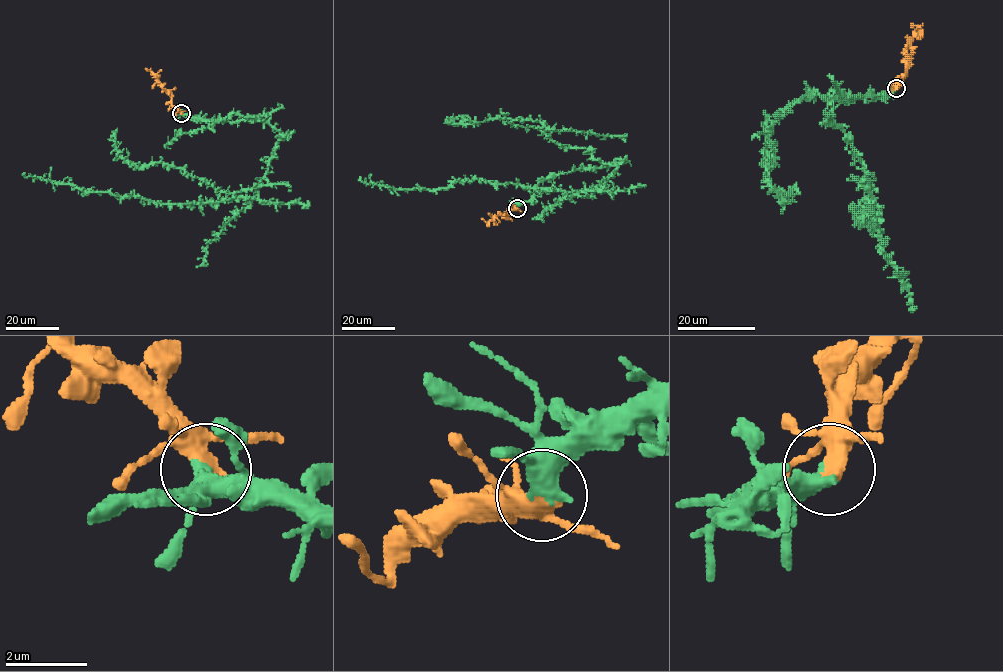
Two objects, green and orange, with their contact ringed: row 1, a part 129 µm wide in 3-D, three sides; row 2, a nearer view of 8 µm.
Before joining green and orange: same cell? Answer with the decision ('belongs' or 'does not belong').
belongs

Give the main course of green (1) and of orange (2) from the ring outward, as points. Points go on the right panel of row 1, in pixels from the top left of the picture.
1: (897, 89), (846, 100), (829, 91), (832, 120), (869, 181), (868, 219), (854, 212), (869, 192), (850, 175)
2: (897, 89), (897, 82), (905, 71), (908, 43), (916, 27), (911, 24)

